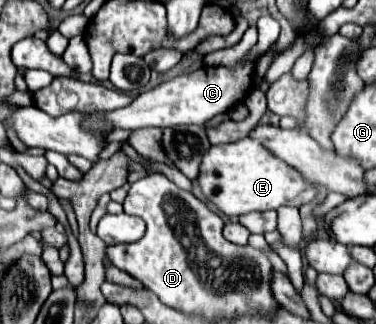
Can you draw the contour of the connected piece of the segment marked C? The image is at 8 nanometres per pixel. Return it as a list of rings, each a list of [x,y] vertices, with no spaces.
[[[262,16],[257,21],[258,40],[245,57],[235,67],[201,67],[199,71],[191,75],[181,75],[171,81],[163,81],[151,91],[141,93],[133,105],[127,105],[117,111],[105,111],[105,113],[91,113],[83,119],[83,129],[91,133],[107,135],[115,129],[137,129],[137,127],[175,127],[175,125],[199,125],[203,127],[207,121],[211,121],[217,115],[223,115],[243,103],[247,95],[253,91],[253,75],[255,75],[255,63],[259,55],[267,53],[271,45],[277,41],[280,34],[280,25],[274,18]]]

